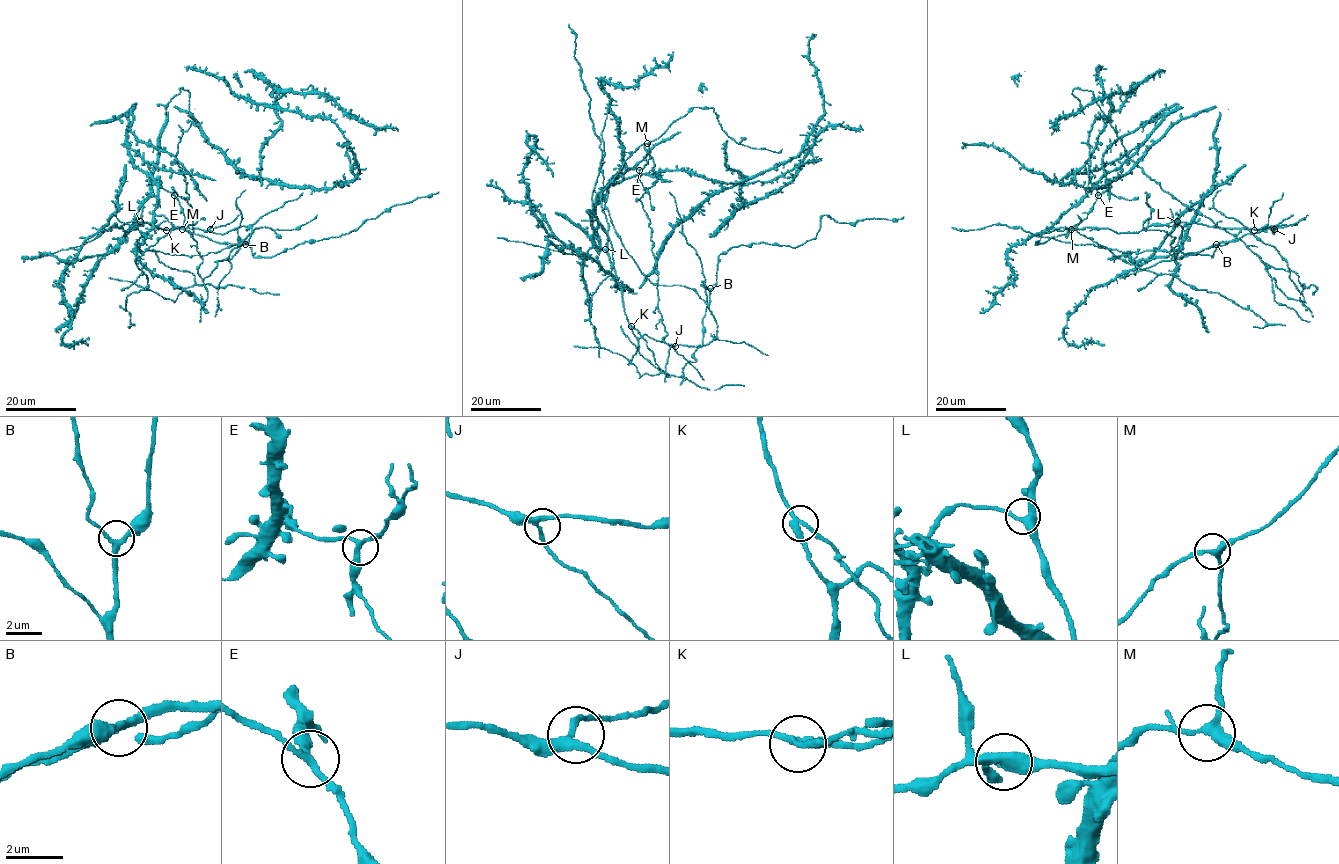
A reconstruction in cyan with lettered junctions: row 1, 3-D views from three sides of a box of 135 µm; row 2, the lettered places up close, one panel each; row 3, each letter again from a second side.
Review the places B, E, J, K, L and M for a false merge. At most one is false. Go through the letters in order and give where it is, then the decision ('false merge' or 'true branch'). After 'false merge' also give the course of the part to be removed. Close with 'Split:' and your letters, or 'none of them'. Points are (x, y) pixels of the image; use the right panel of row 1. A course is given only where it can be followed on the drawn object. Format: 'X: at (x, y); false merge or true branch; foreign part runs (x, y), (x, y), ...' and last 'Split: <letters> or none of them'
B: at (1216, 244); true branch
E: at (1098, 195); true branch
J: at (1274, 229); true branch
K: at (1254, 230); false merge; foreign part runs (1254, 229), (1295, 225), (1305, 220)
L: at (1177, 221); true branch
M: at (1071, 229); true branch
Split: K

